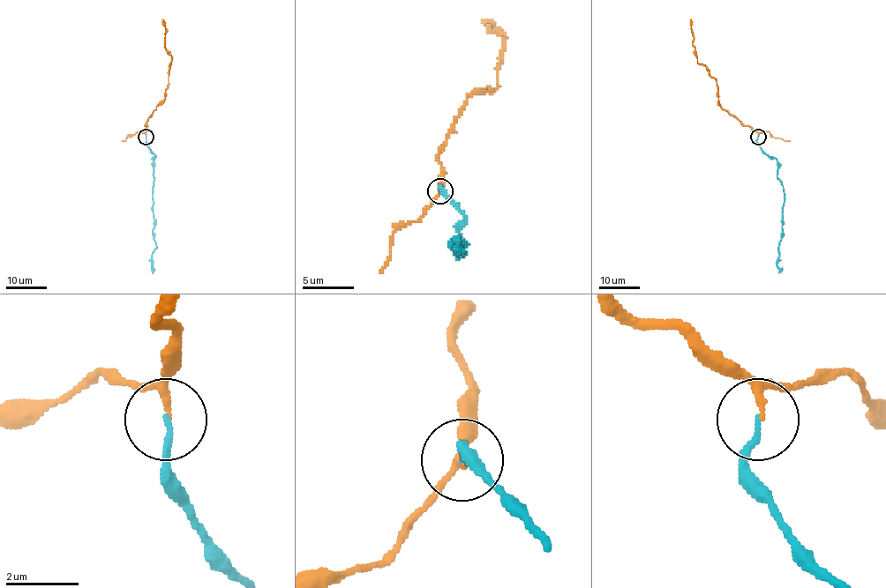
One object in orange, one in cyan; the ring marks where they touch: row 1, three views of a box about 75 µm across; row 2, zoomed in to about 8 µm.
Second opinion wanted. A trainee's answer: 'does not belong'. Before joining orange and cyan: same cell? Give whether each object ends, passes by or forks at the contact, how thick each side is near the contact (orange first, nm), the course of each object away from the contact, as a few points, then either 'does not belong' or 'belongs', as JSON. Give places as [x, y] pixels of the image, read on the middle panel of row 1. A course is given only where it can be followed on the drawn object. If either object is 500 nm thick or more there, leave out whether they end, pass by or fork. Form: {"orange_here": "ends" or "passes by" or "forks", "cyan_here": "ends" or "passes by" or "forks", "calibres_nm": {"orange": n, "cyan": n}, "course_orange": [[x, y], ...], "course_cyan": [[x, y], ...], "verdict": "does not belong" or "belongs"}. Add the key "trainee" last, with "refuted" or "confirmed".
{"orange_here": "passes by", "cyan_here": "ends", "calibres_nm": {"orange": 120, "cyan": 160}, "course_orange": [[441, 193], [439, 150], [469, 96], [497, 85], [497, 65], [505, 37], [490, 30], [490, 22], [482, 19]], "course_cyan": [[441, 190], [441, 188], [464, 213], [456, 256], [467, 244], [454, 244], [456, 239], [459, 244]], "verdict": "belongs", "trainee": "refuted"}

